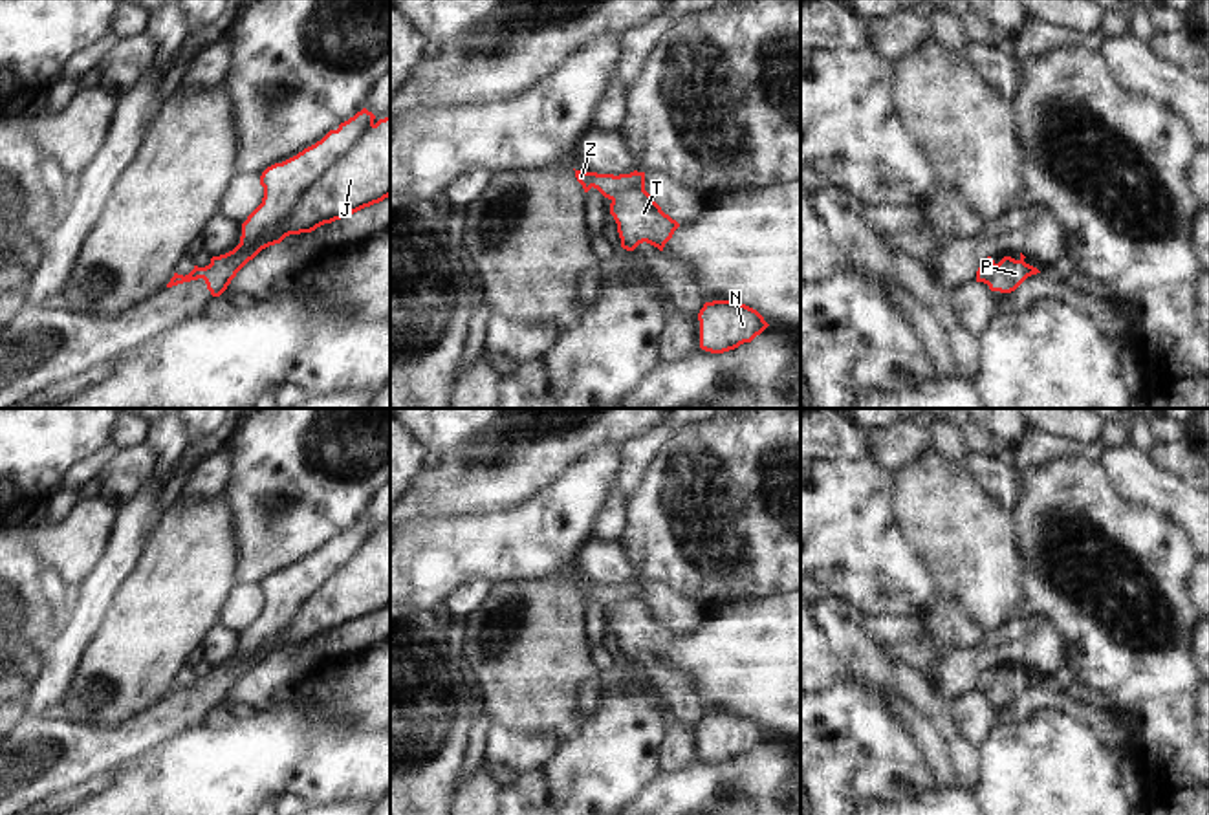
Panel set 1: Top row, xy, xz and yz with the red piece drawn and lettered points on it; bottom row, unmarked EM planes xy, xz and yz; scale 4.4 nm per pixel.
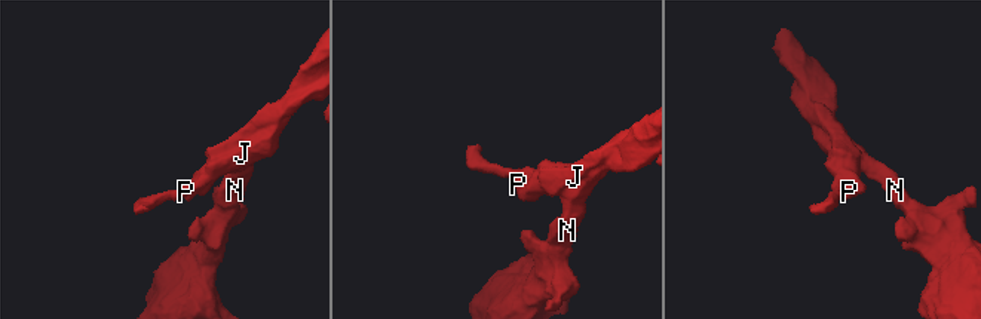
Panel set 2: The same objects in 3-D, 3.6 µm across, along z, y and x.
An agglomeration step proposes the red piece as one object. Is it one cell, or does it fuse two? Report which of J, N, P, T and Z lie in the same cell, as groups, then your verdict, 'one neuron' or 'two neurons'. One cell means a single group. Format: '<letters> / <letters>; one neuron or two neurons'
J N Z / P T; two neurons

